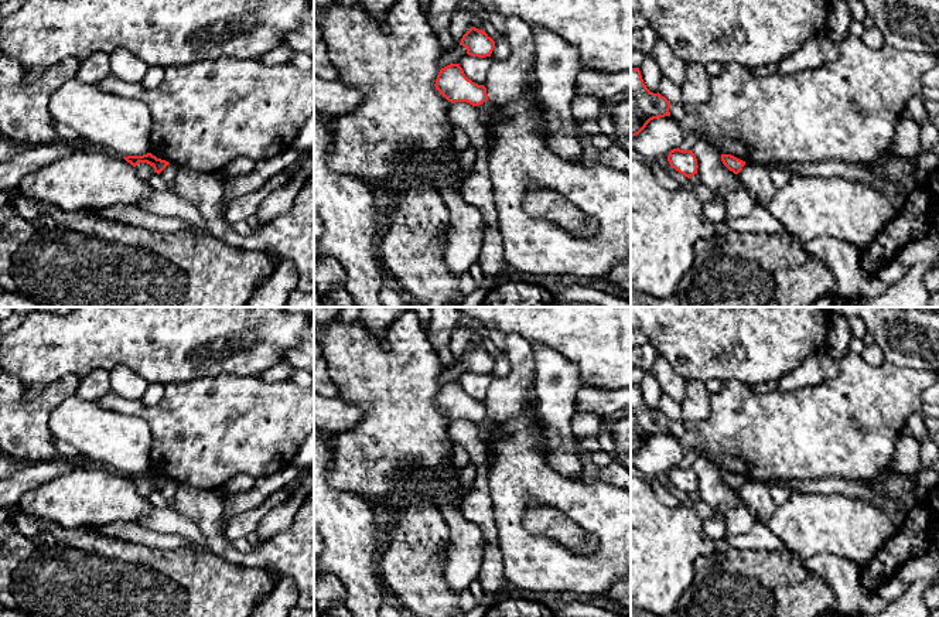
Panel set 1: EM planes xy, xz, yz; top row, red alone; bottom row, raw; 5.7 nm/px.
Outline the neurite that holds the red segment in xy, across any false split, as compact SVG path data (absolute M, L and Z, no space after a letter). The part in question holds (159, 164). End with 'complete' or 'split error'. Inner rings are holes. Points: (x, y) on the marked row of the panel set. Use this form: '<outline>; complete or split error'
M151 153L143 156L127 156L123 157L127 163L136 167L139 163L147 163L154 168L154 173L160 174L170 163L161 158L157 158Z; complete

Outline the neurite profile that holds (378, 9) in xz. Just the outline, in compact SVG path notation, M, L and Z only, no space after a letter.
M358 0L376 21L380 21L387 10L397 1L399 0Z

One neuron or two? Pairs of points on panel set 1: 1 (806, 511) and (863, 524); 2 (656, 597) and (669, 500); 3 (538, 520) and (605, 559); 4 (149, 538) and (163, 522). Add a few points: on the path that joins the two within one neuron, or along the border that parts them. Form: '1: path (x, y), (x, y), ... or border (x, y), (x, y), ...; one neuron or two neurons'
1: path (820, 524), (849, 524); one neuron
2: border (645, 481), (662, 503), (672, 507), (682, 503); two neurons
3: border (598, 539), (587, 552), (573, 552), (559, 544); two neurons
4: border (137, 522), (157, 531), (178, 534), (187, 539); two neurons

